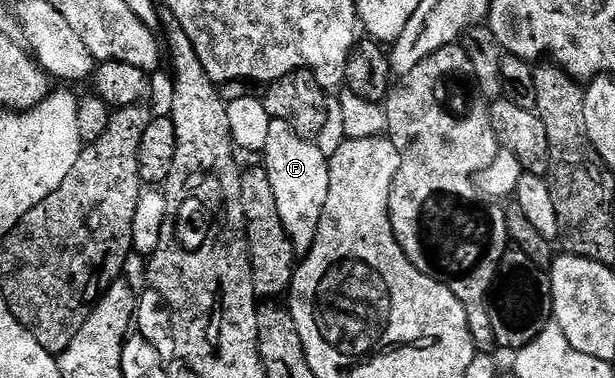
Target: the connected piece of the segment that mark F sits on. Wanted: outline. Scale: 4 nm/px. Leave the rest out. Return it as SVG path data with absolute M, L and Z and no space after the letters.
M275 119L268 125L264 158L268 181L272 181L272 193L276 193L280 221L284 221L284 229L294 243L295 256L304 257L316 241L316 229L320 229L320 217L328 202L330 161L320 153L317 142L302 139L292 130L292 125L284 125L284 121Z

